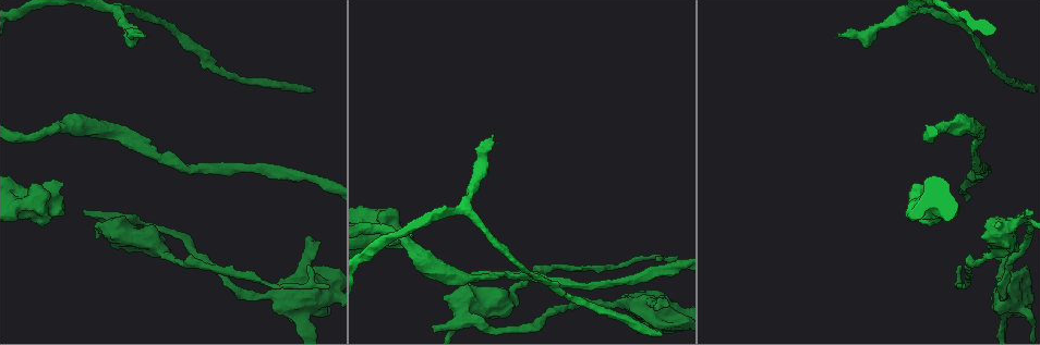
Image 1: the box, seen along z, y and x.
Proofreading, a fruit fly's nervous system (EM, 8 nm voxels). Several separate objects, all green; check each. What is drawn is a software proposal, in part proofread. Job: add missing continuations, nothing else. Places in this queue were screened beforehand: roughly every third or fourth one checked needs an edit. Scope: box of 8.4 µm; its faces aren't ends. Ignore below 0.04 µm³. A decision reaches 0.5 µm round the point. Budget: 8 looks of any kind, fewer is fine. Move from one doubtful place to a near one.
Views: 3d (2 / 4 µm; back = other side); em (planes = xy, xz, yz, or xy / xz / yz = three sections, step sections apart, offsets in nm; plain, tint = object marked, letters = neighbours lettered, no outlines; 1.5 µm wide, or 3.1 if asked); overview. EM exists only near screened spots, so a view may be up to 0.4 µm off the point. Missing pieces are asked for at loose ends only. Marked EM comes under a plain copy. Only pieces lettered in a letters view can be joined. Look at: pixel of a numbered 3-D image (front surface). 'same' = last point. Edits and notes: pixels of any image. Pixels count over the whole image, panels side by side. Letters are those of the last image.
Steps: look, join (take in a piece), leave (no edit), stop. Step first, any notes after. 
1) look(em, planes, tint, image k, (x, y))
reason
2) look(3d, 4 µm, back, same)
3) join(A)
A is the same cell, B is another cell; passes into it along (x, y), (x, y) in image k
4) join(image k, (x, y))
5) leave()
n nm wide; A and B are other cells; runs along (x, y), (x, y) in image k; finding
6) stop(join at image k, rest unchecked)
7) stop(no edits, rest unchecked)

look(3d, 2 µm, image 1, (410, 235))
stops while still wide

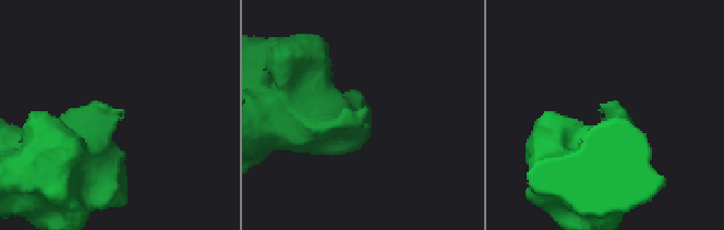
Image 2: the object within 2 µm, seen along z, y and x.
look(em, planes, letters, image 2, (367, 112))
shape alone is not enough

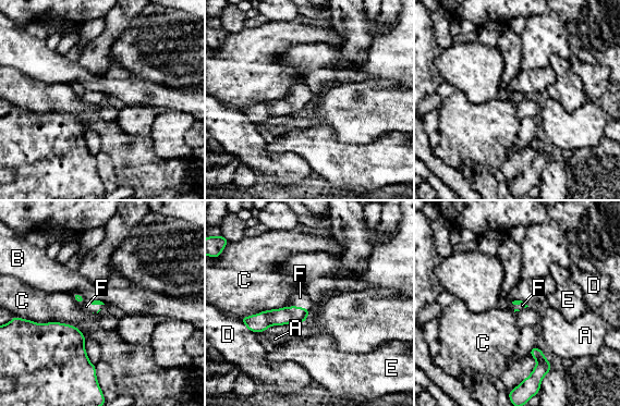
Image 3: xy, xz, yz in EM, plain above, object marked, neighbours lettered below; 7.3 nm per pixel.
join(F)
F is the same cell, A, B, C, D and E are other cells; it goes on there

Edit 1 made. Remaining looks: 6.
look(em, planes, letters, image 1, (658, 309))

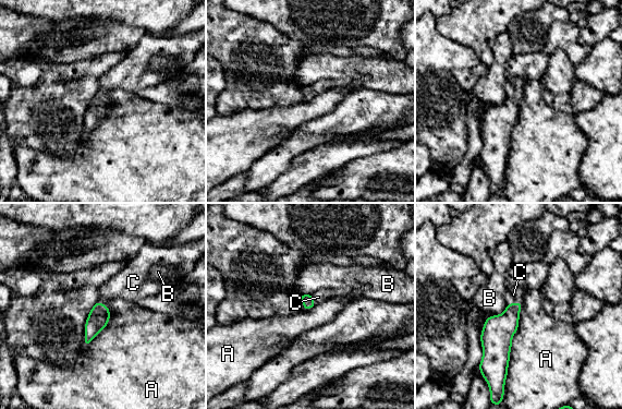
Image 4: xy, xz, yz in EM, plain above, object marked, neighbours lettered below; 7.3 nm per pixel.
join(C)
C is the same cell, A and B are other cells; passes into it along (498, 331), (514, 302), (512, 295) in image 4; the neuron continues

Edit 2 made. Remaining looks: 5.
look(overview)
see it whole again

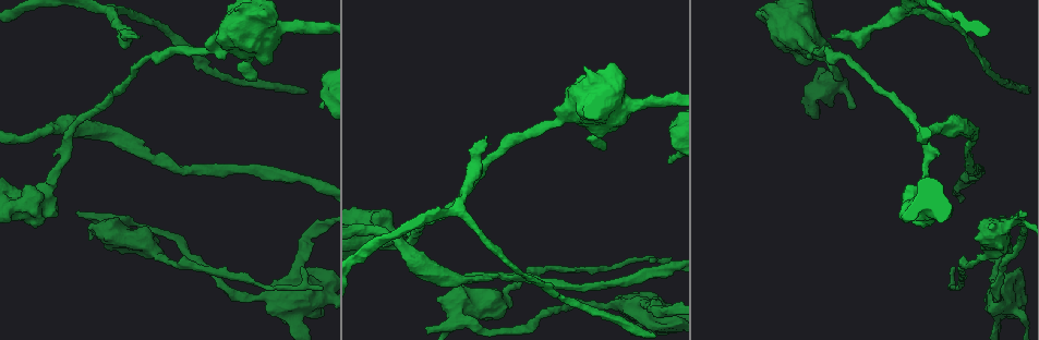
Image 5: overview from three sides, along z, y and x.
look(em, planes, letters, image 5, (486, 136))
an open end

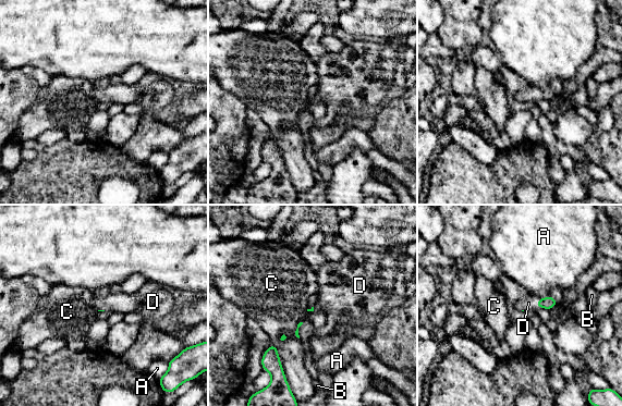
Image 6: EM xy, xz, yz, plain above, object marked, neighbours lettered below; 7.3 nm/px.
join(D)
D is the same cell, A, B and C are other cells; the neuron continues

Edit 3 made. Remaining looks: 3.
stop(join at image 3, join at image 4, join at image 6, rest unchecked)

